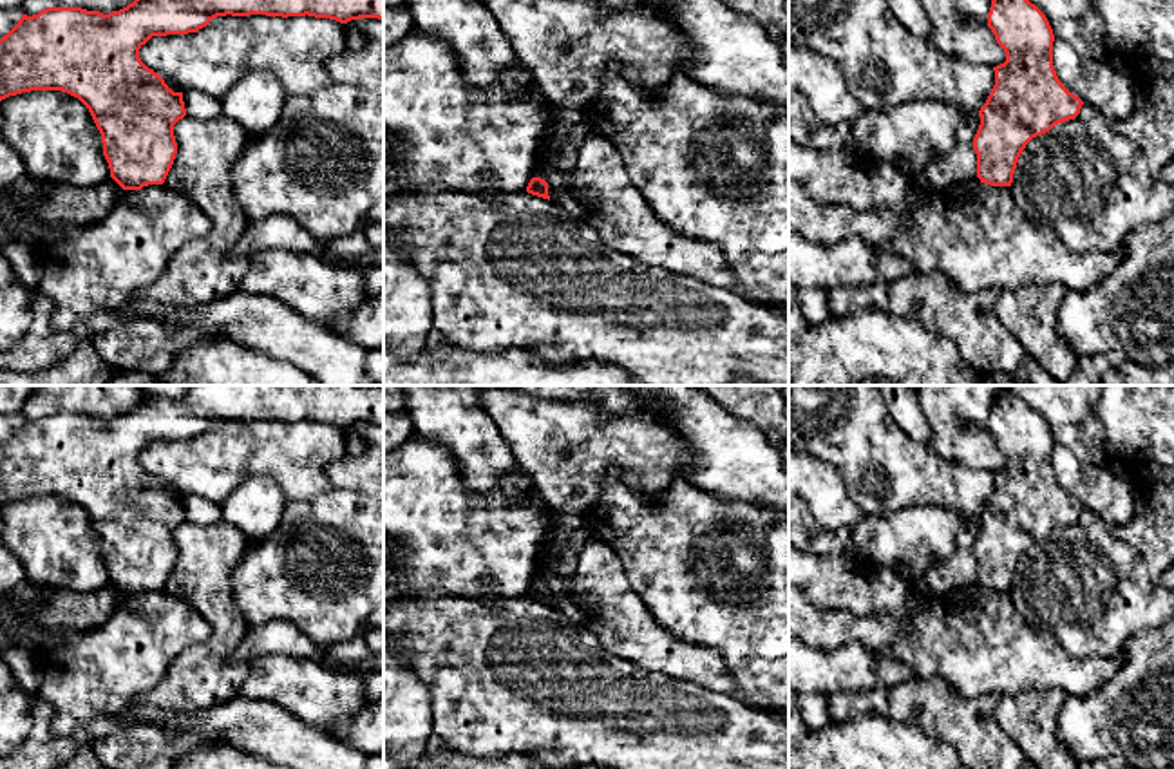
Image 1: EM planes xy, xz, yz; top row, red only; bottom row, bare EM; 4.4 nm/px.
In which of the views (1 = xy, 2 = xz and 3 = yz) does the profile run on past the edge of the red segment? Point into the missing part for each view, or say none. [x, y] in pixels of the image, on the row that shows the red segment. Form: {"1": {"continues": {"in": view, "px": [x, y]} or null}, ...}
{"1": {"continues": null}, "2": {"continues": null}, "3": {"continues": null}}

